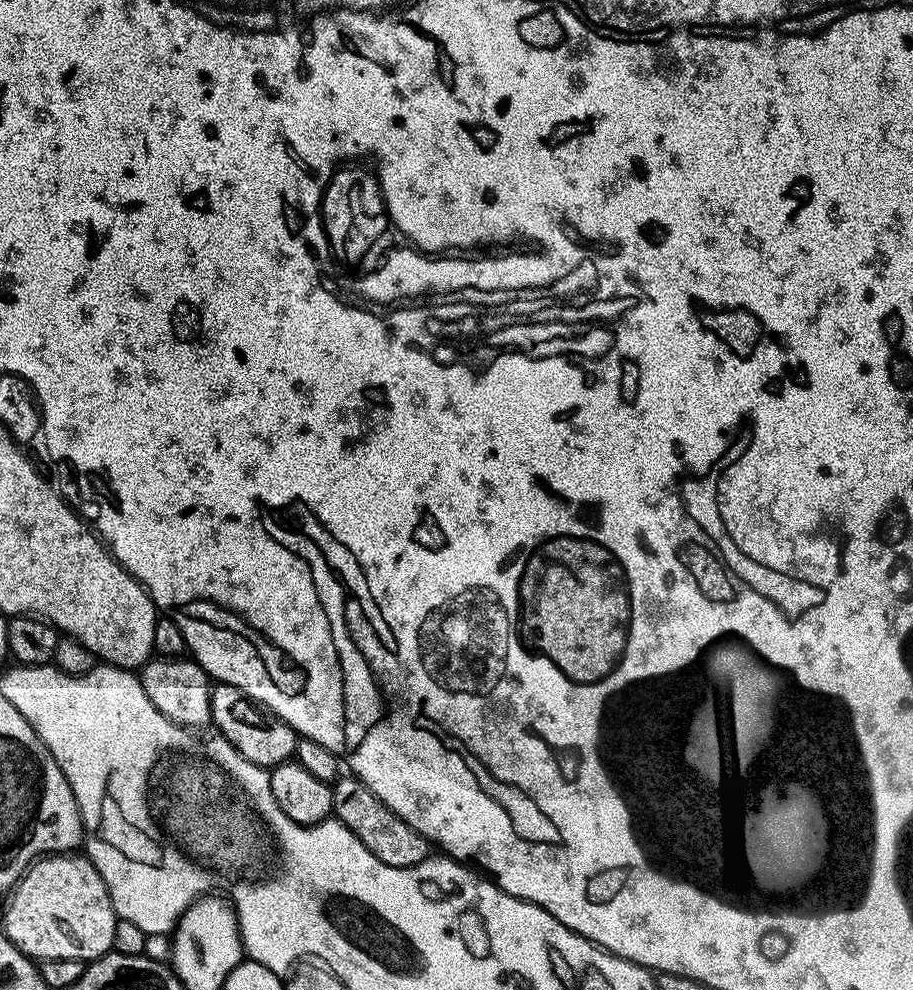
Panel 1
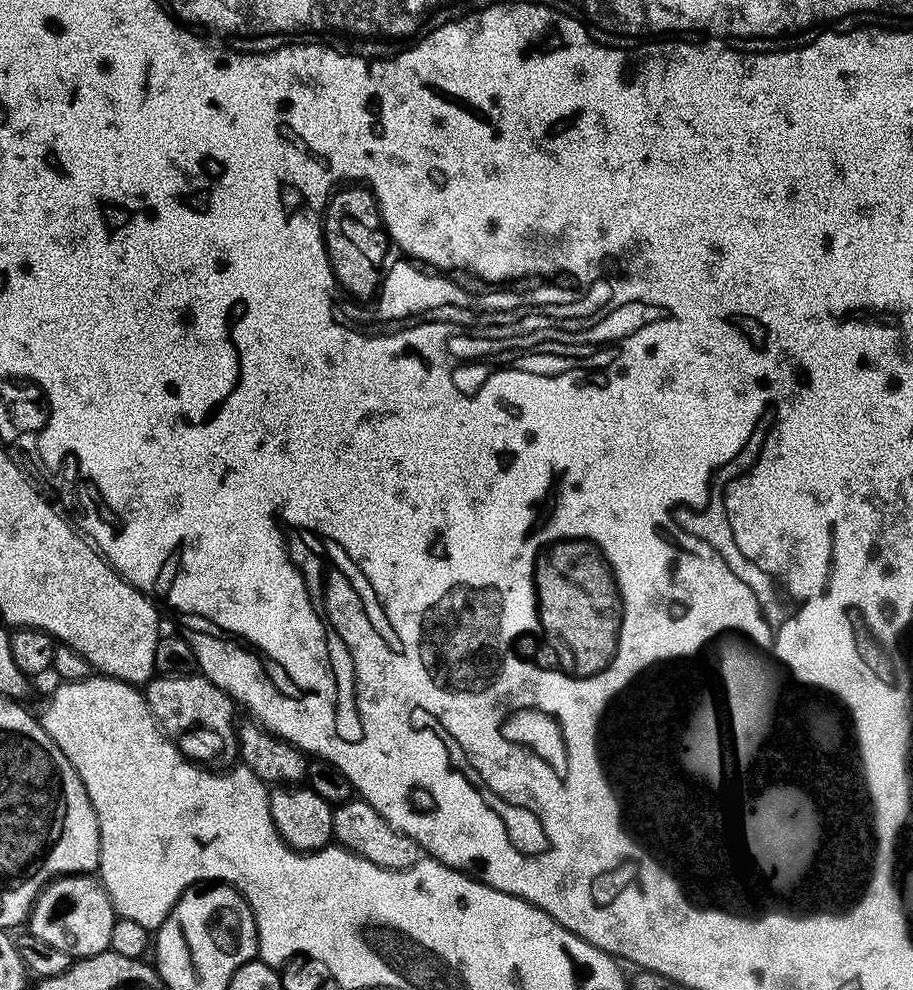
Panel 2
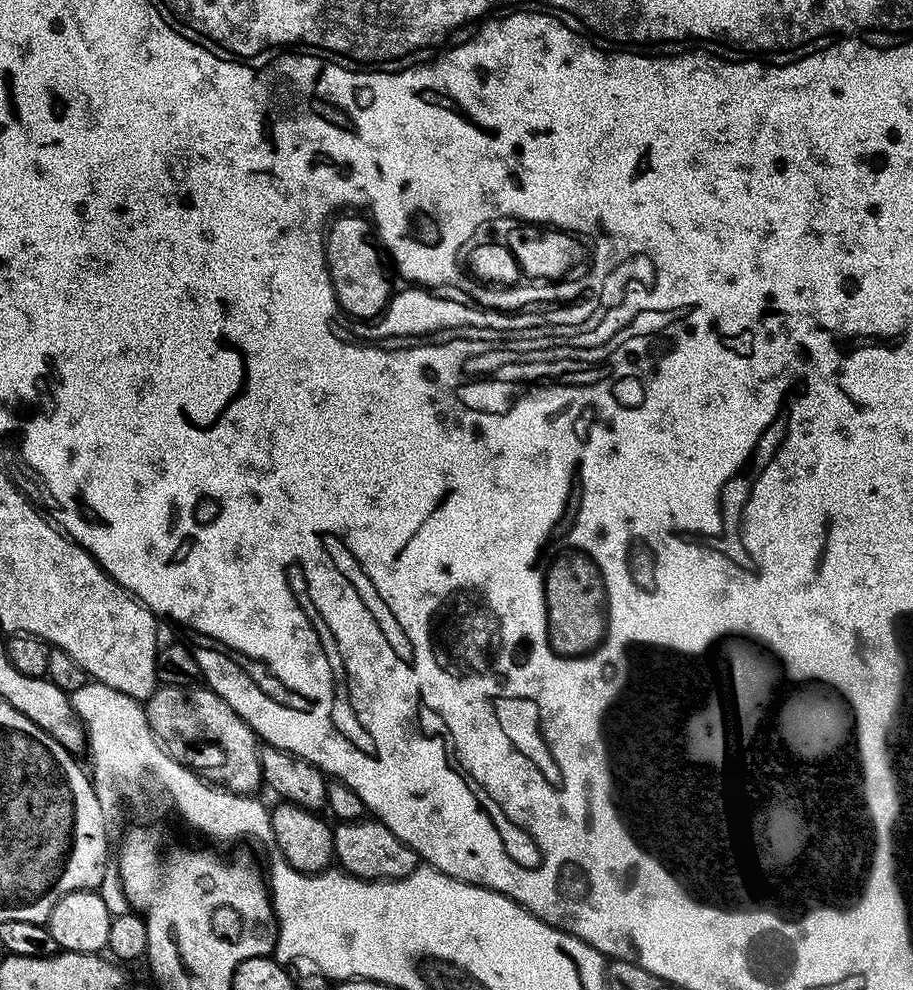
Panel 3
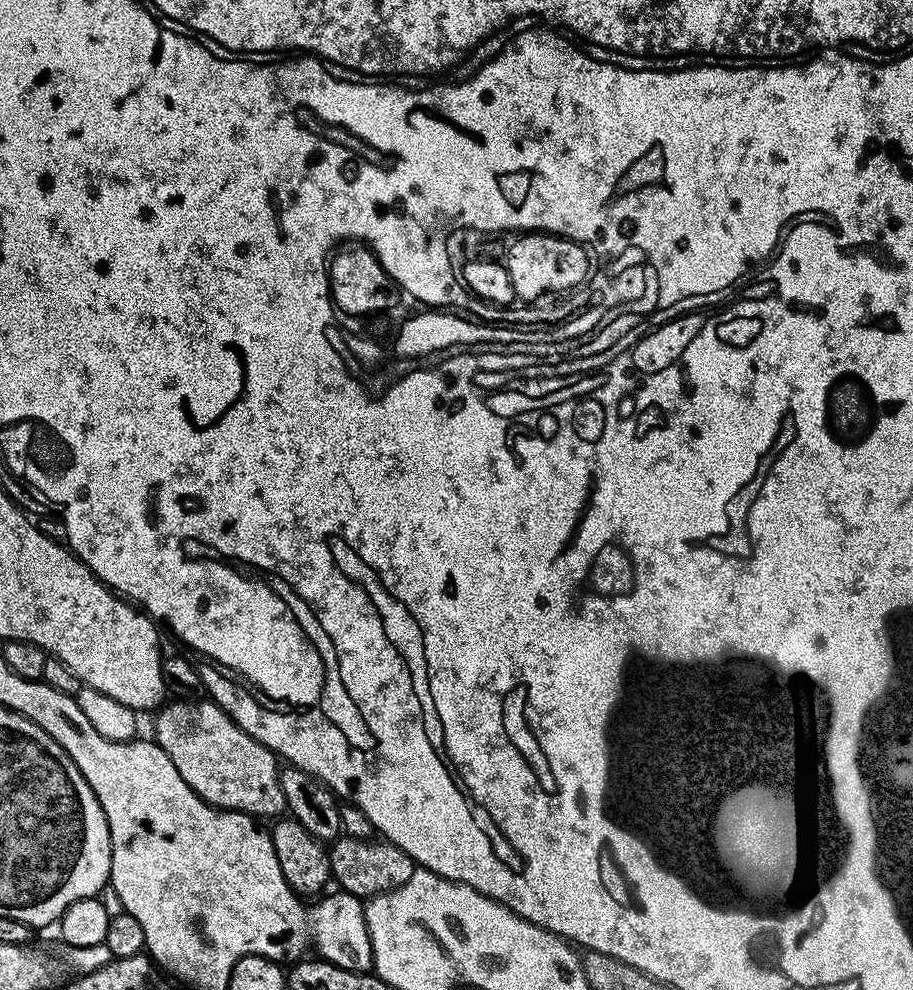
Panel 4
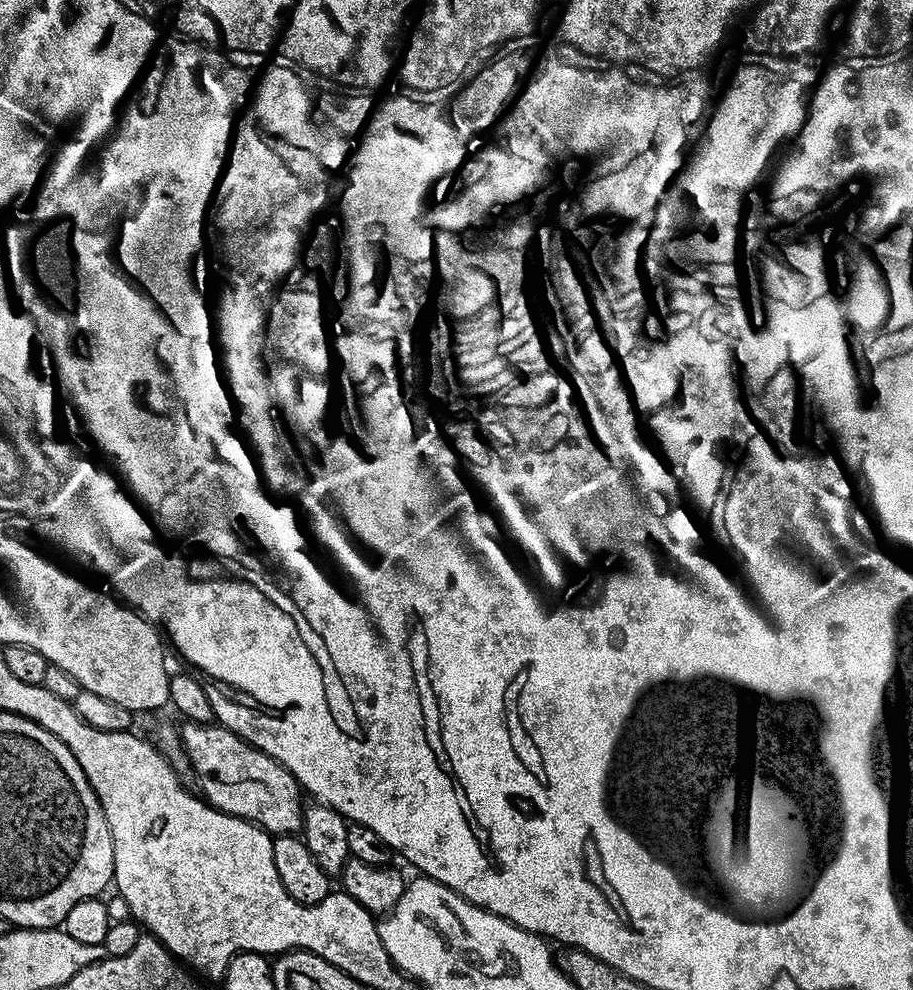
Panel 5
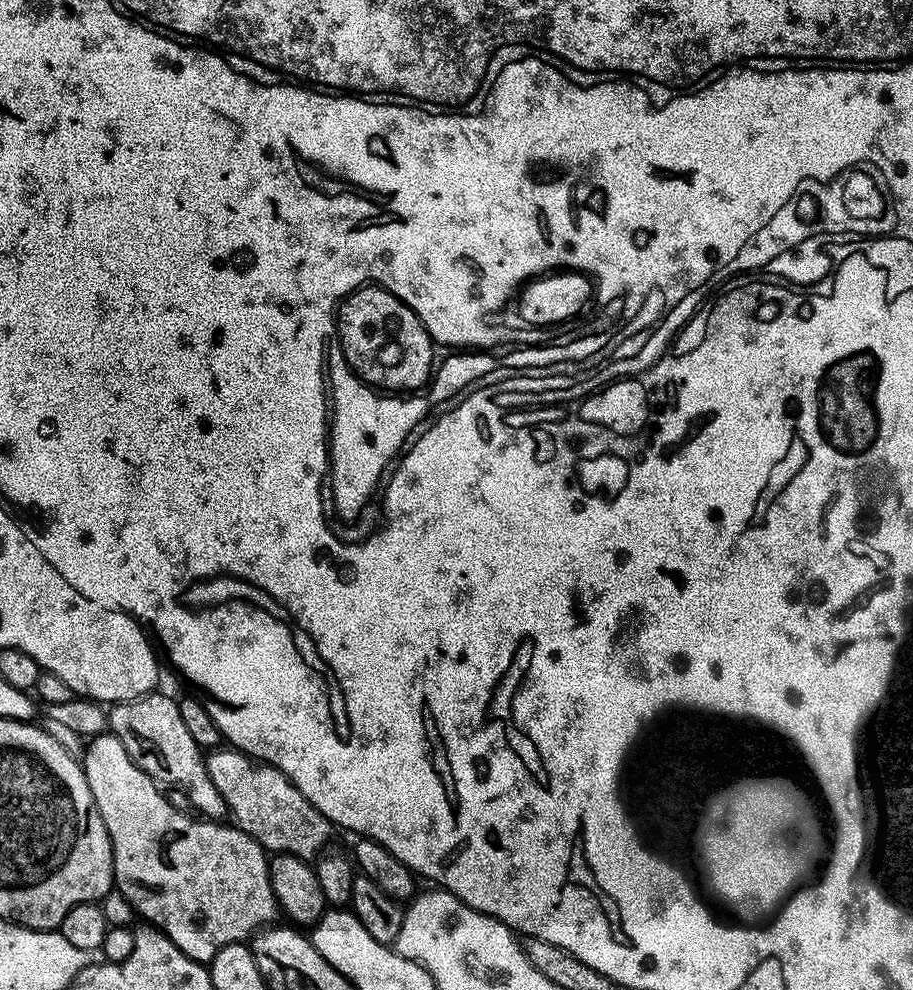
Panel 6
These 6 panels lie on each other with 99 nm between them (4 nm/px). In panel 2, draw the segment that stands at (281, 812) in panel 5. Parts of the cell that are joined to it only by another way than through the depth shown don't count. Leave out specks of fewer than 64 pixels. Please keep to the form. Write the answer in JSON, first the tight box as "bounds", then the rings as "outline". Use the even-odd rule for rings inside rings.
{"bounds":[144,674,237,766],"outline":[[[202,674],[153,675],[146,685],[144,702],[160,725],[161,733],[167,736],[177,750],[189,760],[201,766],[228,766],[237,759],[237,725],[232,724],[234,701]]]}

